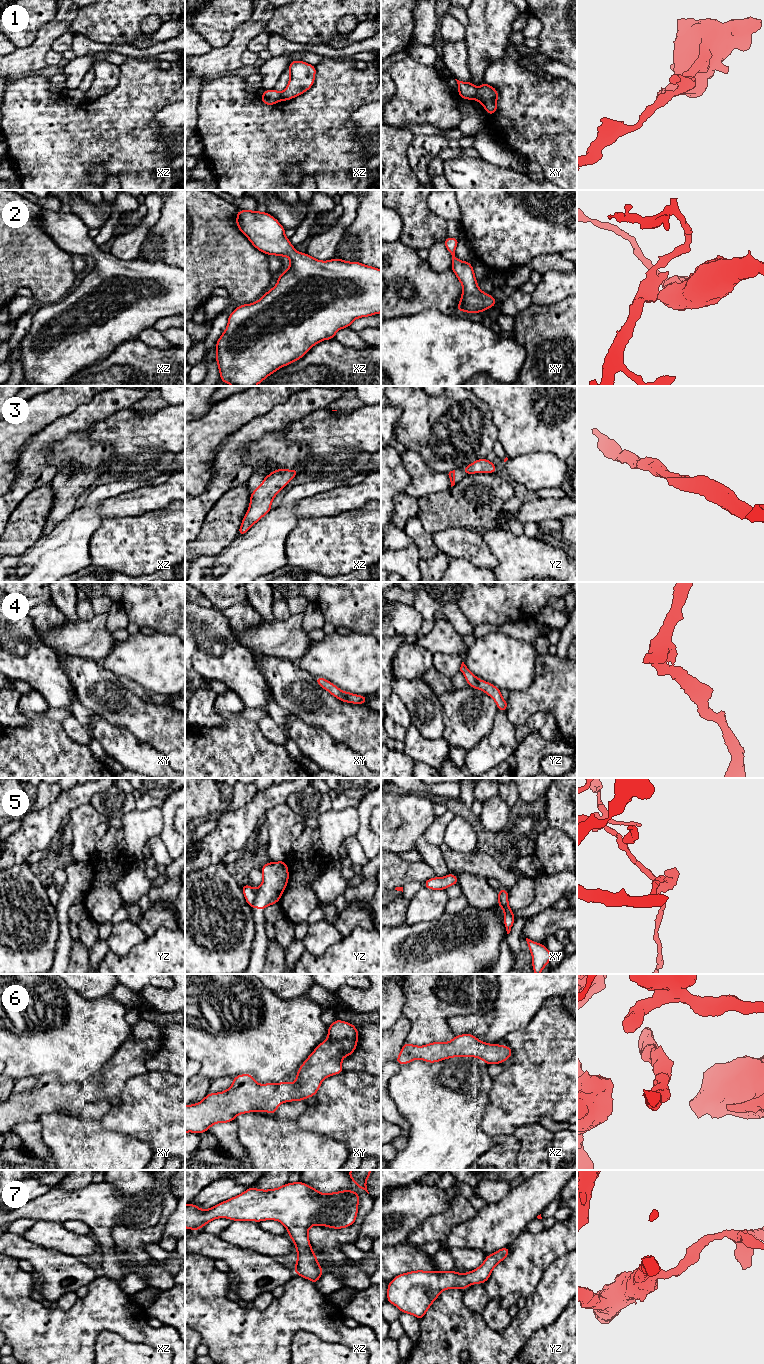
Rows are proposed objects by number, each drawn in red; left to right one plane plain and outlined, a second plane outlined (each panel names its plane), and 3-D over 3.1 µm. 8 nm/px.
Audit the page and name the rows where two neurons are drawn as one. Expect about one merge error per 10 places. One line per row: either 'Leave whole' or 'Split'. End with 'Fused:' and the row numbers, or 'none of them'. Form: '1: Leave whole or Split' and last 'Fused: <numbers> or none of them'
1: Split
2: Leave whole
3: Leave whole
4: Leave whole
5: Split
6: Leave whole
7: Leave whole
Fused: 1, 5

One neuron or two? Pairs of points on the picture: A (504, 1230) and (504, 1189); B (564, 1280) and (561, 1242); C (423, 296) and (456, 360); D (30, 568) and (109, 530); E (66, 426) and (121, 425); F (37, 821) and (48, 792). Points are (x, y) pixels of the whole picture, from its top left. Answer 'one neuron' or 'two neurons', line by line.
A: two neurons
B: two neurons
C: two neurons
D: two neurons
E: two neurons
F: two neurons

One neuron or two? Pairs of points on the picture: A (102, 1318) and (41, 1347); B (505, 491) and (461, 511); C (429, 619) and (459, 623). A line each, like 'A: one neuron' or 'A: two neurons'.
A: one neuron
B: one neuron
C: one neuron

